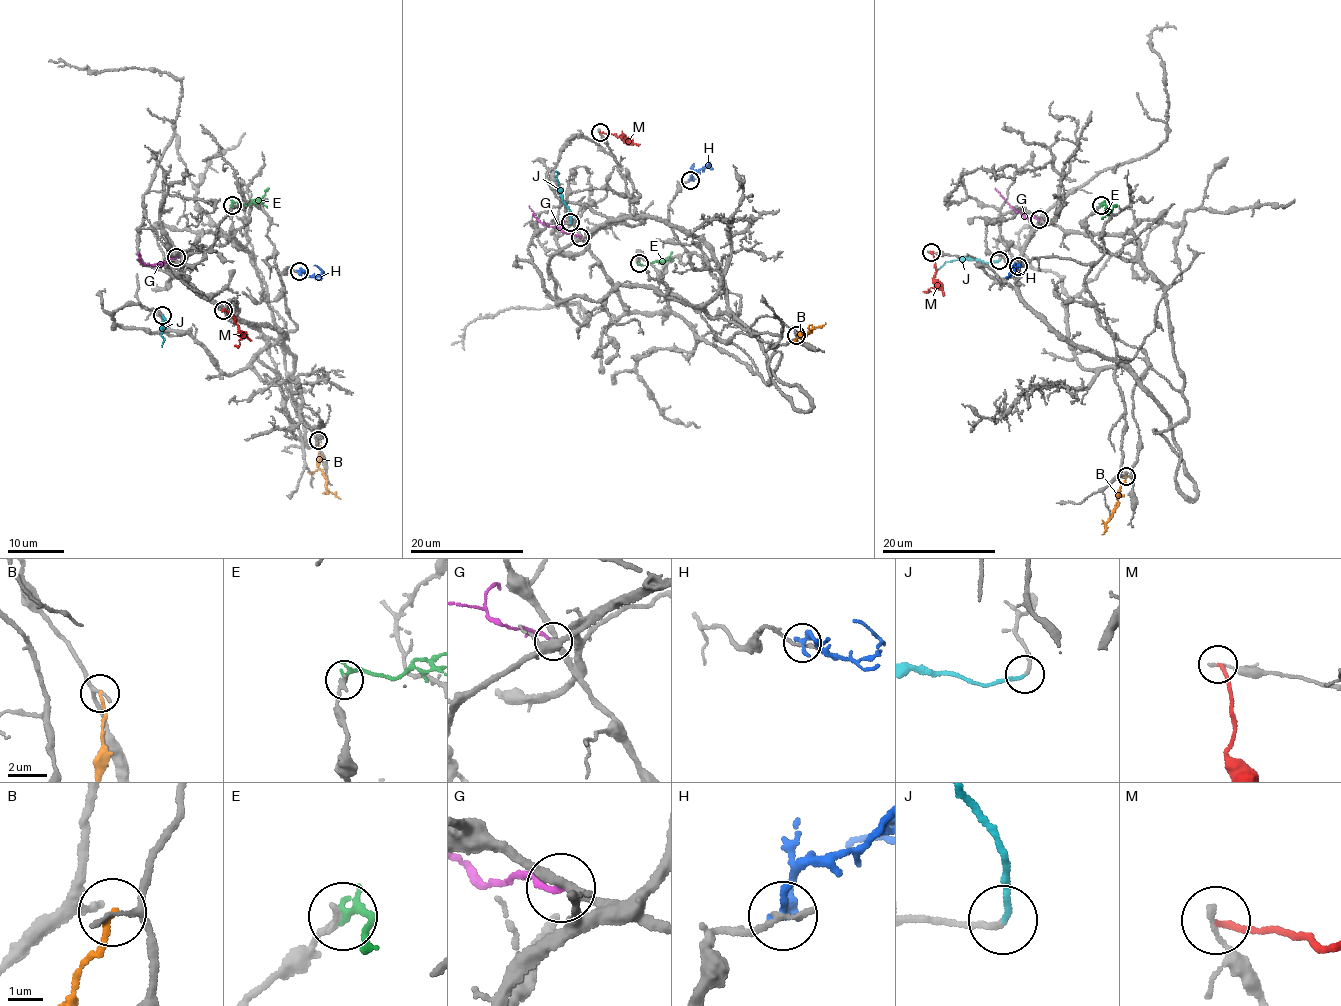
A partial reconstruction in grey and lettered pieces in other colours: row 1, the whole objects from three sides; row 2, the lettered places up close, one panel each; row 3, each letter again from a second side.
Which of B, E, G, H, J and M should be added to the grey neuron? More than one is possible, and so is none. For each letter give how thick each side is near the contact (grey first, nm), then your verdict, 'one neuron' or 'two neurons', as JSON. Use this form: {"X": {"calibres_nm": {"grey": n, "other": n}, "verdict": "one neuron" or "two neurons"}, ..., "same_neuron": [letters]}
{"B": {"calibres_nm": {"grey": 130, "other": 150}, "verdict": "two neurons"}, "E": {"calibres_nm": {"grey": 240, "other": 240}, "verdict": "two neurons"}, "G": {"calibres_nm": {"grey": 280, "other": 150}, "verdict": "two neurons"}, "H": {"calibres_nm": {"grey": 200, "other": 400}, "verdict": "two neurons"}, "J": {"calibres_nm": {"grey": 170, "other": 160}, "verdict": "one neuron"}, "M": {"calibres_nm": {"grey": 170, "other": 170}, "verdict": "two neurons"}, "same_neuron": ["J"]}

